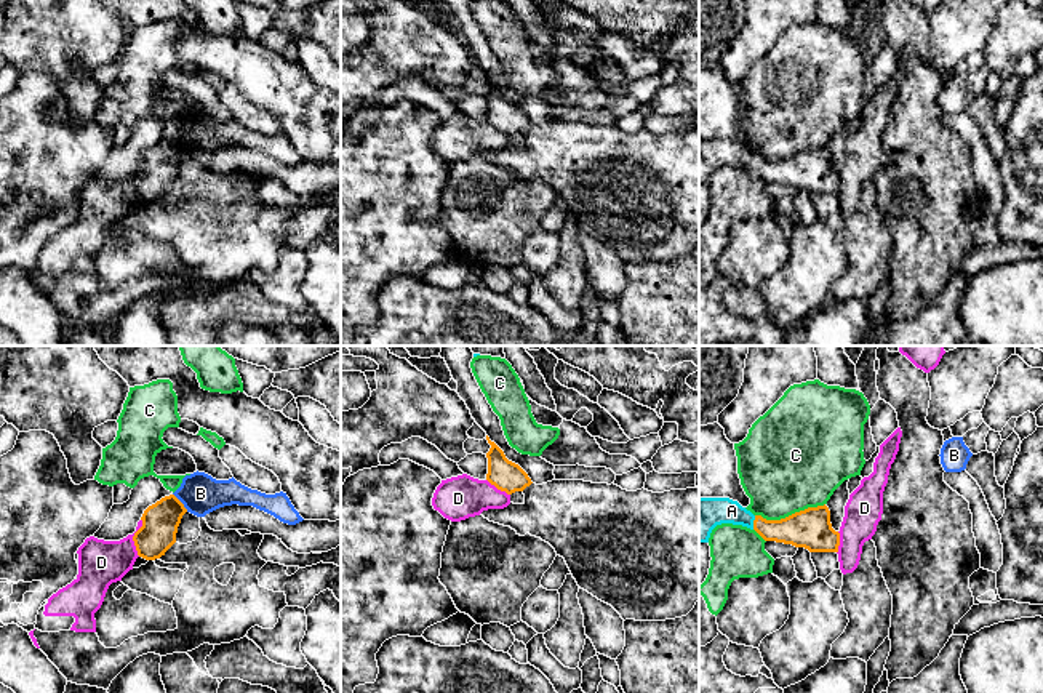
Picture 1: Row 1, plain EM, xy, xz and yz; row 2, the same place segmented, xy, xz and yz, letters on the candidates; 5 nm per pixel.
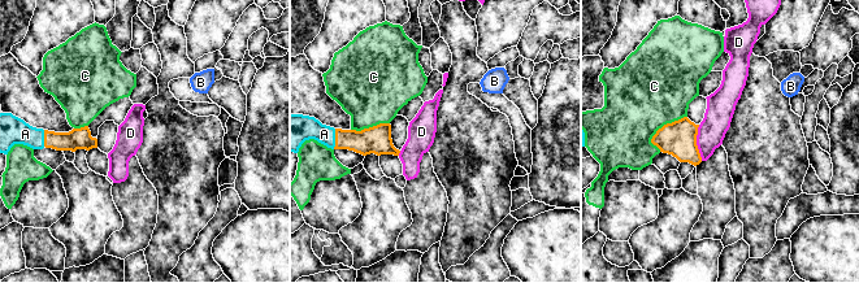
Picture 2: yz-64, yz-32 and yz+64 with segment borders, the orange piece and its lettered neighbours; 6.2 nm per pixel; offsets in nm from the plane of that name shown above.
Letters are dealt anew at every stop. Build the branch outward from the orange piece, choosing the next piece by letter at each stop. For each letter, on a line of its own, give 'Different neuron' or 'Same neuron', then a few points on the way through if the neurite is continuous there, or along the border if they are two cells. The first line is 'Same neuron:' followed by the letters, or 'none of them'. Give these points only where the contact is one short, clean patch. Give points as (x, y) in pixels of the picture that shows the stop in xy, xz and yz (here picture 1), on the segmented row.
Same neuron: A
A: Same neuron
B: Different neuron. Boundary: xy (173, 493), (187, 511)
C: Different neuron
D: Different neuron. Boundary: xy (141, 519), (141, 527), (133, 536), (138, 556)

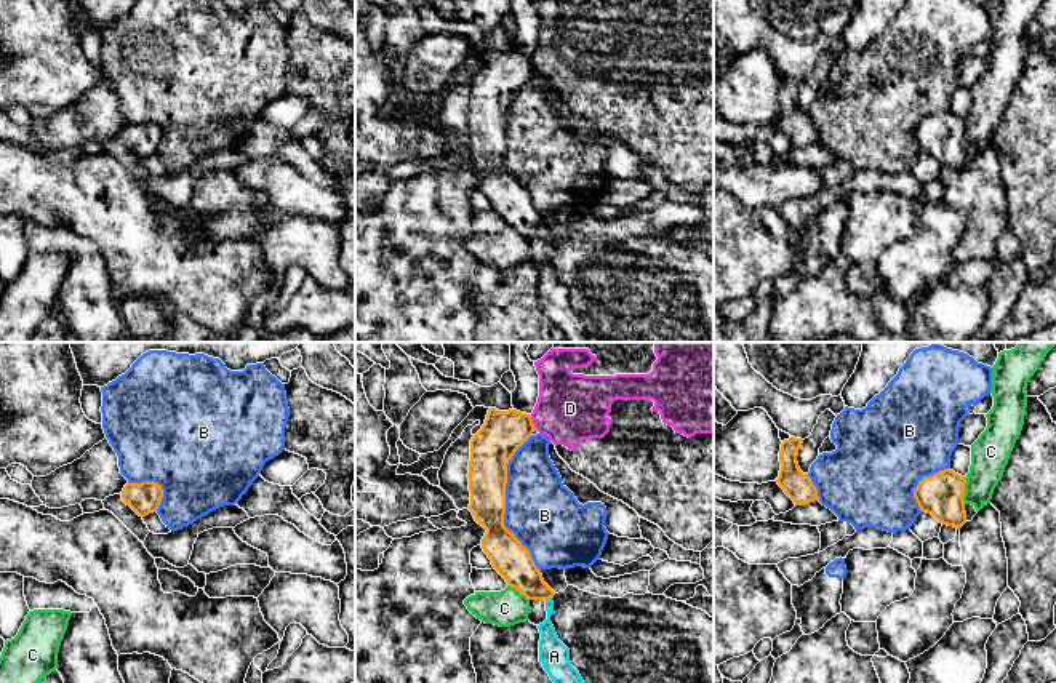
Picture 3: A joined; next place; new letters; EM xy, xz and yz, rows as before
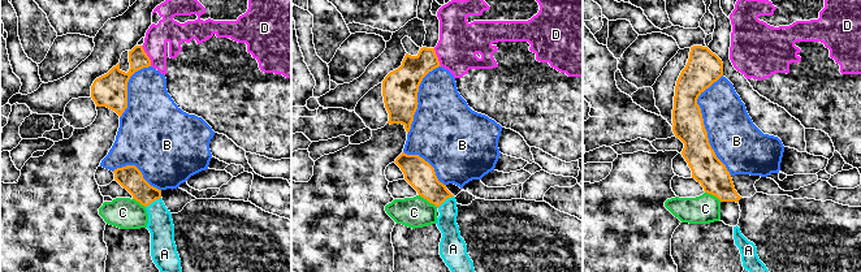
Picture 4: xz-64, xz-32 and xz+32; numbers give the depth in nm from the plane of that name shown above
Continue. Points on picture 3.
Same neuron: A
A: Same neuron. Path across: xz (514, 563), (549, 599), (548, 637), (551, 648)
B: Different neuron
C: Different neuron. Boundary: yz (965, 477), (964, 503)
D: Different neuron. Boundary: xz (530, 415), (535, 427)

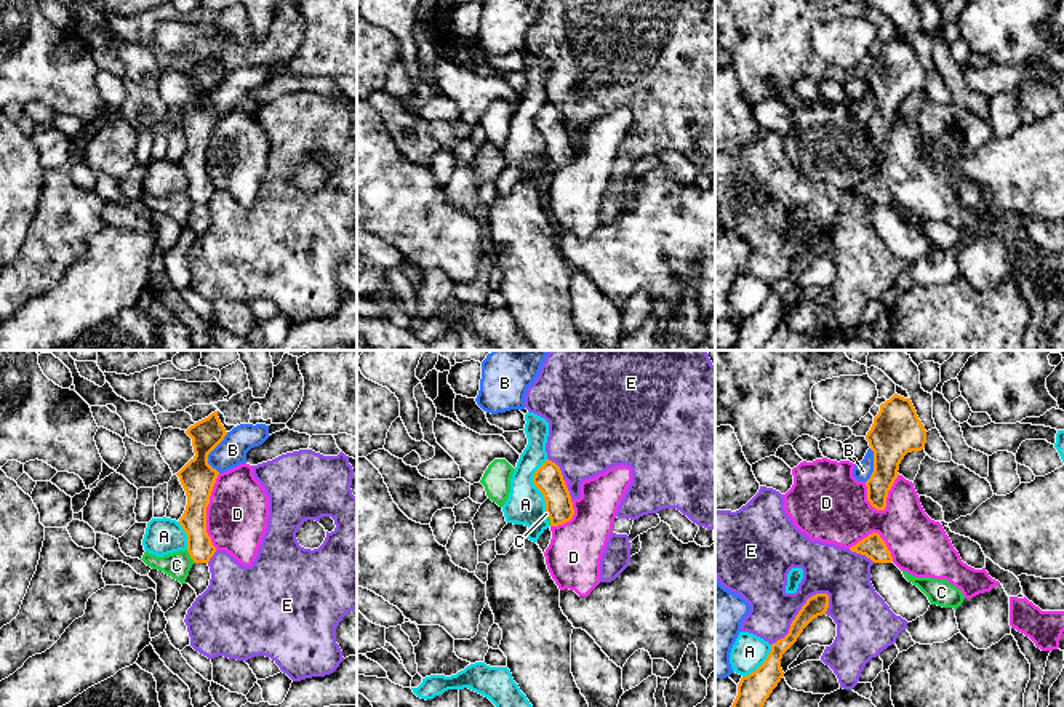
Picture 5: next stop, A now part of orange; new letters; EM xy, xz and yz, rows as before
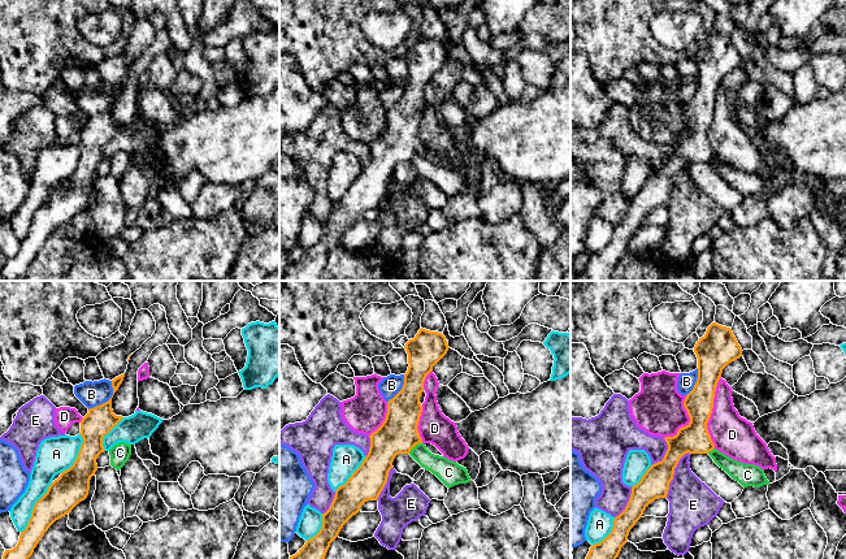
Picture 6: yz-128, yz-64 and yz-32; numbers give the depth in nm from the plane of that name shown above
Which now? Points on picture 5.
Same neuron: none of them
A: Different neuron
B: Different neuron
C: Different neuron. Boundary: xy (186, 549), (194, 562)
D: Different neuron
E: Different neuron

